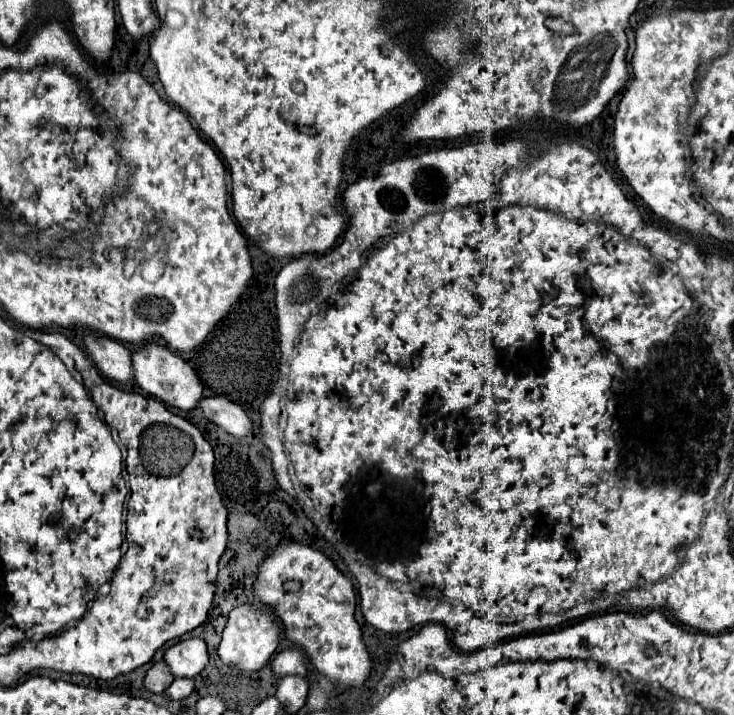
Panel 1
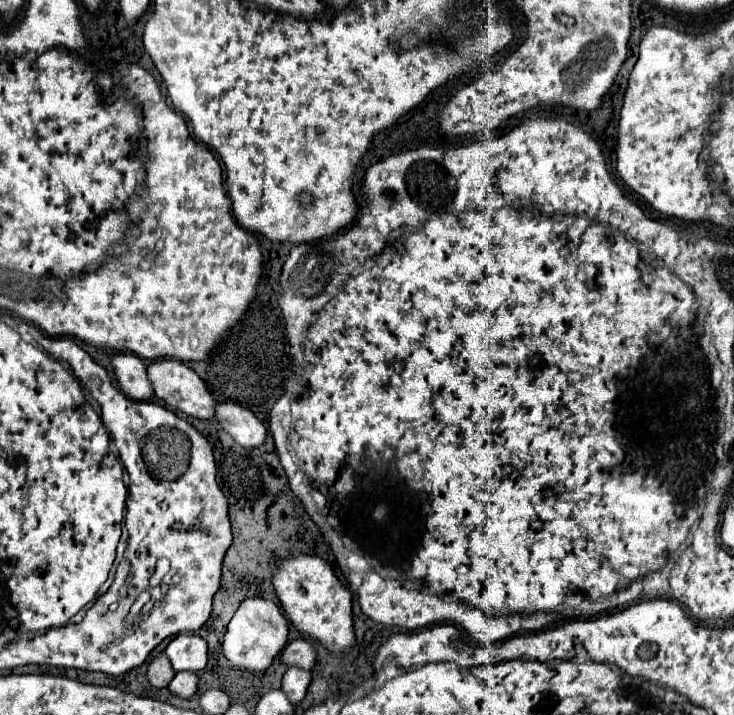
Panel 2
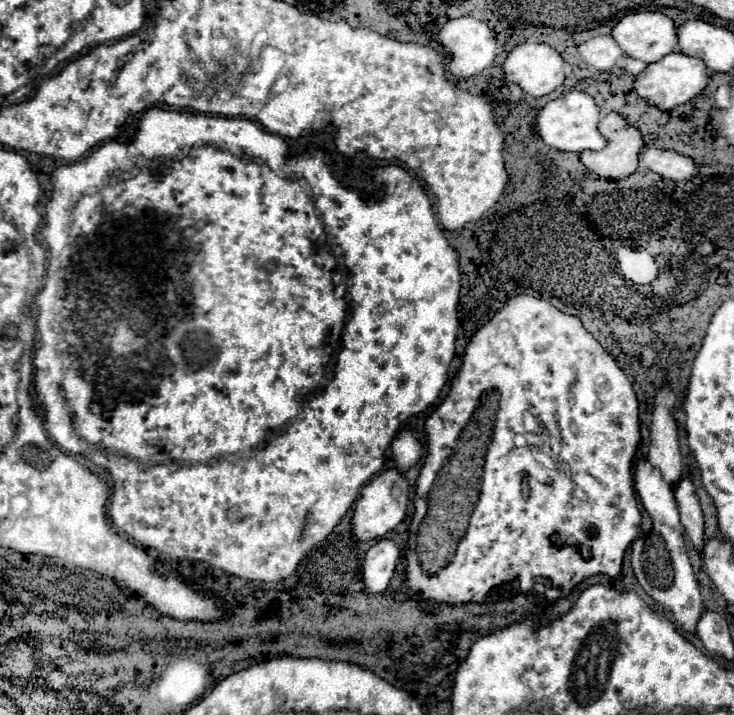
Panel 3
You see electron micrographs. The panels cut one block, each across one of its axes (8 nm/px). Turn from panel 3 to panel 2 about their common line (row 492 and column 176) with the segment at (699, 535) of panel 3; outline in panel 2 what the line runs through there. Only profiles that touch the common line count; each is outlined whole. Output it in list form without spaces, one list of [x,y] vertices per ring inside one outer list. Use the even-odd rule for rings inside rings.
[[[178,672],[170,682],[168,690],[180,698],[192,698],[196,692],[196,682],[198,682],[198,676],[194,672]]]

